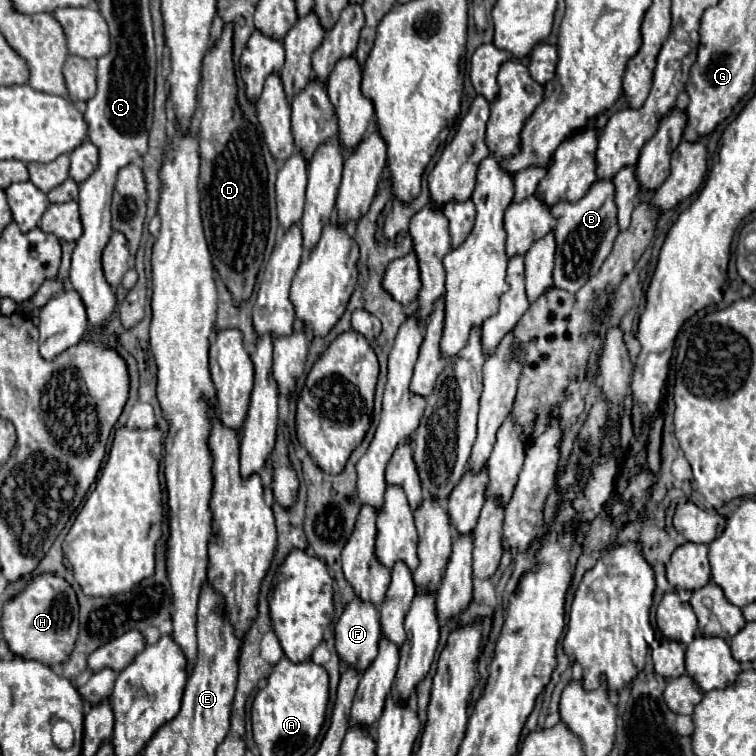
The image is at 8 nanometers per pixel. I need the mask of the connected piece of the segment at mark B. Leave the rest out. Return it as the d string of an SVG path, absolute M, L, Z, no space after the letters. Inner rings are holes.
M614 178L598 180L584 198L576 202L560 200L552 206L552 214L558 218L554 228L556 232L556 266L554 266L554 286L578 292L594 274L598 274L600 266L612 252L612 244L618 236L618 218L616 218L616 202L614 202Z

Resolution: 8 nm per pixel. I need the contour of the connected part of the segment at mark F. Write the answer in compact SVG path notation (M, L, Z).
M354 596L336 624L336 650L342 662L364 672L376 658L380 636L378 608Z

